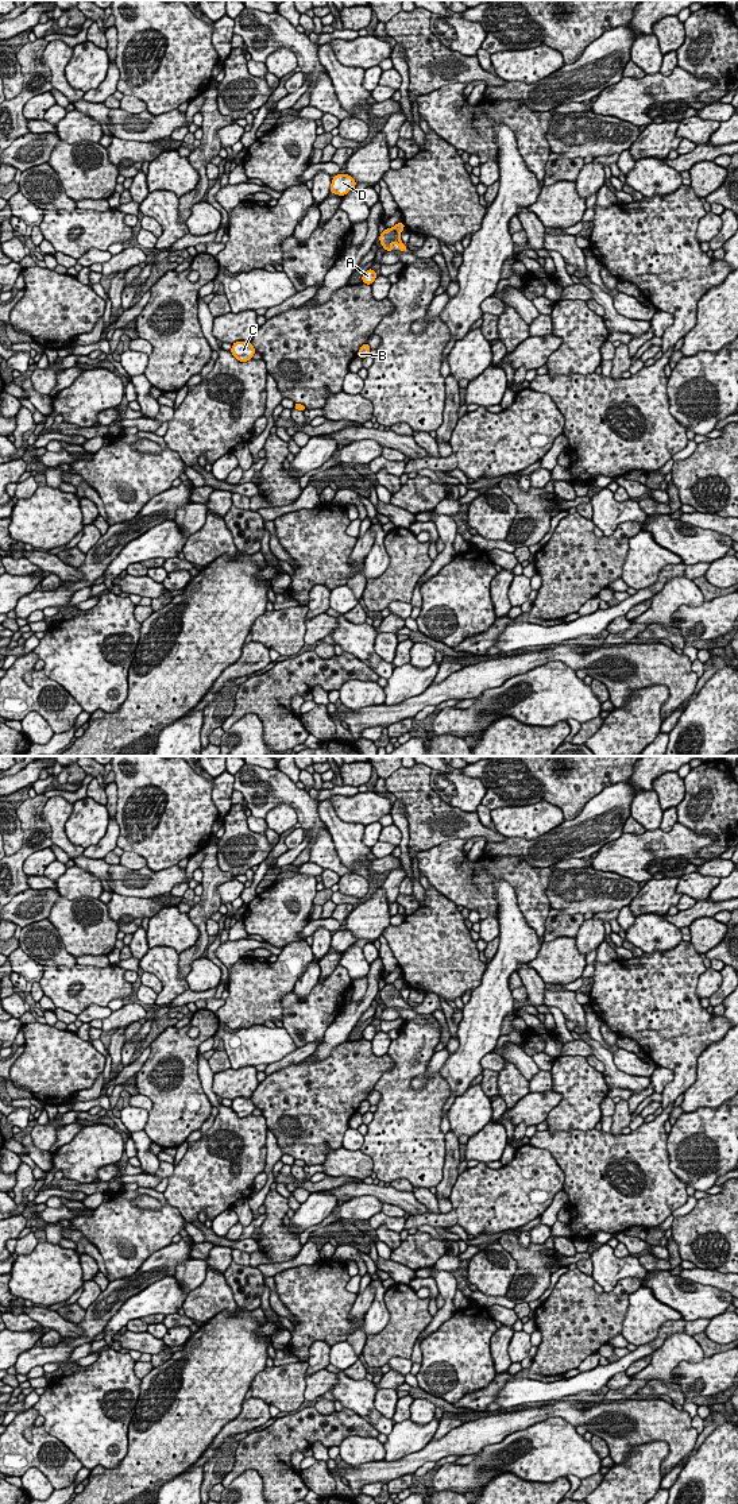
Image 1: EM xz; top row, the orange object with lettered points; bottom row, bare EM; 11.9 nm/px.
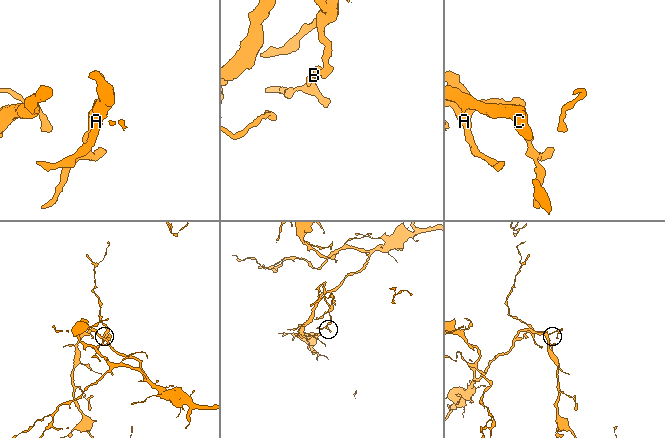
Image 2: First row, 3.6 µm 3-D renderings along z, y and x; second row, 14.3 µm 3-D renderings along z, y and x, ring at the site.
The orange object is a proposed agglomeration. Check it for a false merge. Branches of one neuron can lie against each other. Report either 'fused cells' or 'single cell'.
fused cells

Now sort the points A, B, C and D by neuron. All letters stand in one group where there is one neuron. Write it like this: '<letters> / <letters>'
A B / C D

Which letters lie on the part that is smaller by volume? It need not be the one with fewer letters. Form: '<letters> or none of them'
A, B

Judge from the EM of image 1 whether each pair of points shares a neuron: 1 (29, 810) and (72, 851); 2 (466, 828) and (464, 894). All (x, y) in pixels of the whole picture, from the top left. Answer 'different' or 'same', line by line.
1: different
2: different

